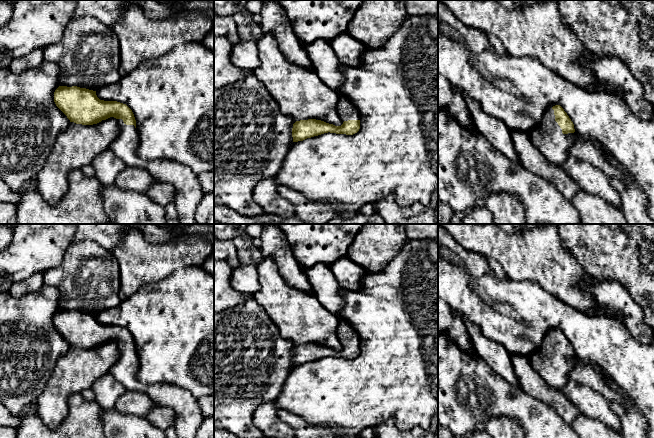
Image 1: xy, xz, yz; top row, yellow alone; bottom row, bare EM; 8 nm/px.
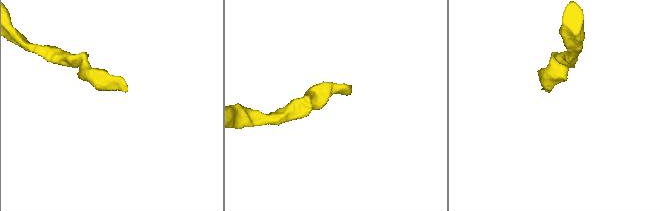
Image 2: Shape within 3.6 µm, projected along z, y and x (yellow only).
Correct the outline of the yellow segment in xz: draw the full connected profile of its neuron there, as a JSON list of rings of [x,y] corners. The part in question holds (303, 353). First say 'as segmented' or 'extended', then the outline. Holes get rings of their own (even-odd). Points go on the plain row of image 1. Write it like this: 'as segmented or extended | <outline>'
extended | [[[343,319],[339,321],[337,337],[343,345],[341,350],[335,350],[316,343],[296,345],[292,352],[293,366],[303,365],[328,356],[353,359],[359,355],[360,339],[358,333]]]

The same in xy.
extended | [[[59,310],[54,316],[54,326],[70,346],[76,348],[93,349],[110,341],[116,342],[119,350],[119,359],[110,369],[112,376],[126,390],[144,393],[153,400],[156,406],[170,408],[175,414],[173,428],[178,438],[195,438],[197,430],[204,419],[197,399],[187,390],[178,386],[169,384],[150,385],[140,382],[137,376],[139,359],[136,354],[136,344],[132,334],[126,328],[117,325],[100,324],[96,319],[96,315],[77,310]]]

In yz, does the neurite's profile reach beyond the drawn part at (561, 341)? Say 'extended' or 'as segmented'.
extended

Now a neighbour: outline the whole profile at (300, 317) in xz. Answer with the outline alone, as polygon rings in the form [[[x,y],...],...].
[[[270,257],[257,265],[260,288],[252,294],[278,327],[281,336],[293,344],[321,344],[335,350],[343,345],[337,337],[340,317],[326,310],[314,293],[290,287]]]

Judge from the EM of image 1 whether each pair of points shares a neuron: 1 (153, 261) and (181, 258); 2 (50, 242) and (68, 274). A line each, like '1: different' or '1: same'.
1: same
2: different

